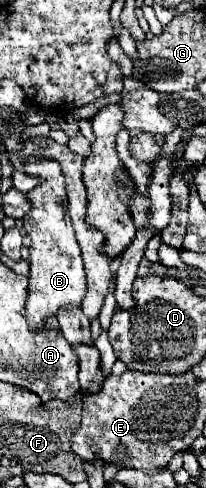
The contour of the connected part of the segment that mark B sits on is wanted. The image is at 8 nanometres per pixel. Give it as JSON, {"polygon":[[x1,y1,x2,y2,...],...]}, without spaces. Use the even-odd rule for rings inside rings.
{"polygon":[[28,157,24,163,26,175,42,179,42,183,26,193,32,209,22,219,24,229,30,237,30,277,28,277,28,299,26,319,30,325,40,325,46,317,56,315,64,303,80,305,86,293,86,273,80,257,80,247,74,237,72,221,68,215,68,197,64,195,64,175,60,165,52,159],[42,187,42,189,40,189]]}

